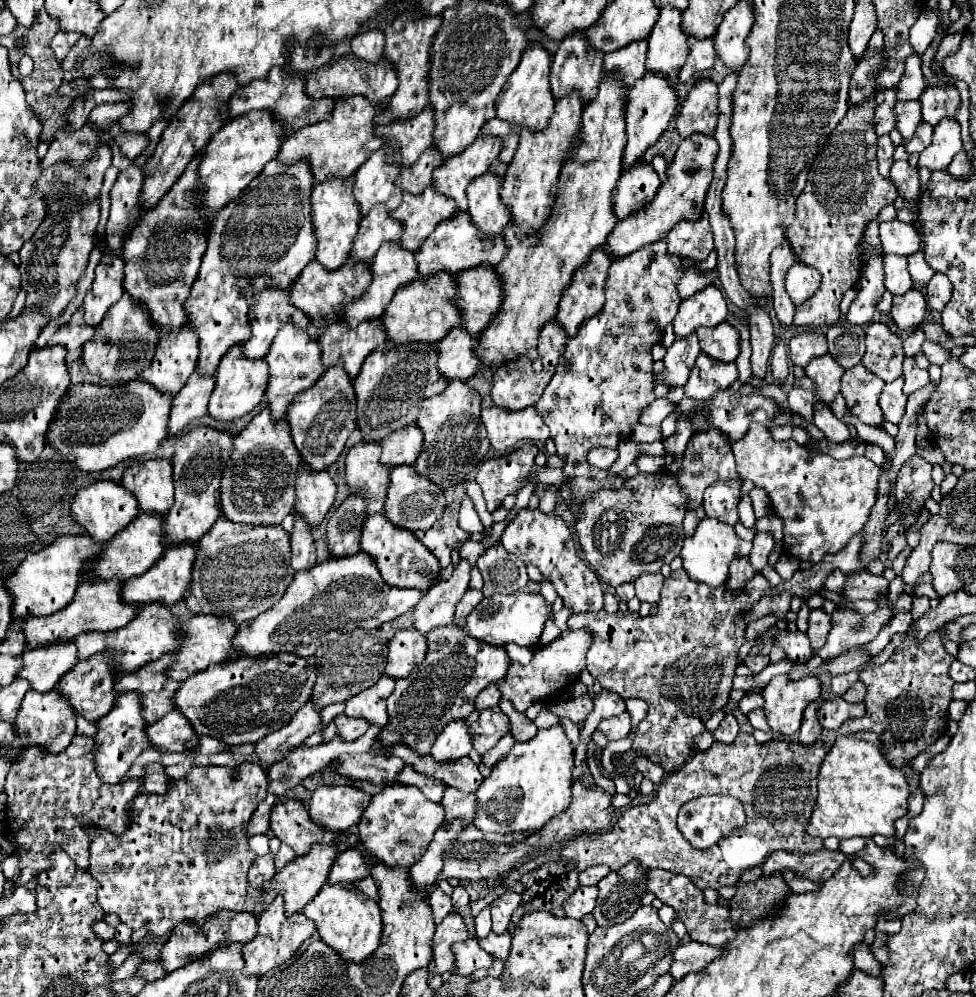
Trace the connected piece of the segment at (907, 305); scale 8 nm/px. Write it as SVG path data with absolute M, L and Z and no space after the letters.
M911 289L905 295L893 299L891 317L897 323L897 327L901 327L901 329L919 327L921 321L925 319L925 313L927 313L927 303L925 303L925 297L921 295L921 291L917 291L917 289Z

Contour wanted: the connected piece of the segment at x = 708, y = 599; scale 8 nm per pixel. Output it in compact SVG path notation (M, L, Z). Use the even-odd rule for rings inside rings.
M679 569L663 581L657 611L647 617L633 611L607 613L605 609L569 617L567 625L571 629L587 627L593 635L586 654L586 668L593 679L623 699L637 697L649 705L649 713L635 733L633 749L641 749L665 771L679 769L691 757L689 743L705 731L703 719L723 709L729 701L739 647L745 643L747 629L741 613L747 613L763 594L769 594L771 587L761 574L739 591L727 585L707 587L705 583L695 583L685 569ZM677 651L695 653L681 653L679 657Z

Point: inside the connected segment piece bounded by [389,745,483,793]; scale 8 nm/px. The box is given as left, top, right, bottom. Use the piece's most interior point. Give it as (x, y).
(464, 775)

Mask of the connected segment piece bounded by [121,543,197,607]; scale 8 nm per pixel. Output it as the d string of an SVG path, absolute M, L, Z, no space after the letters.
M183 543L179 547L167 547L161 559L139 577L131 577L123 583L121 589L121 601L123 603L163 603L167 607L179 603L183 595L187 593L187 587L191 583L191 565L195 561L197 545L195 543Z

